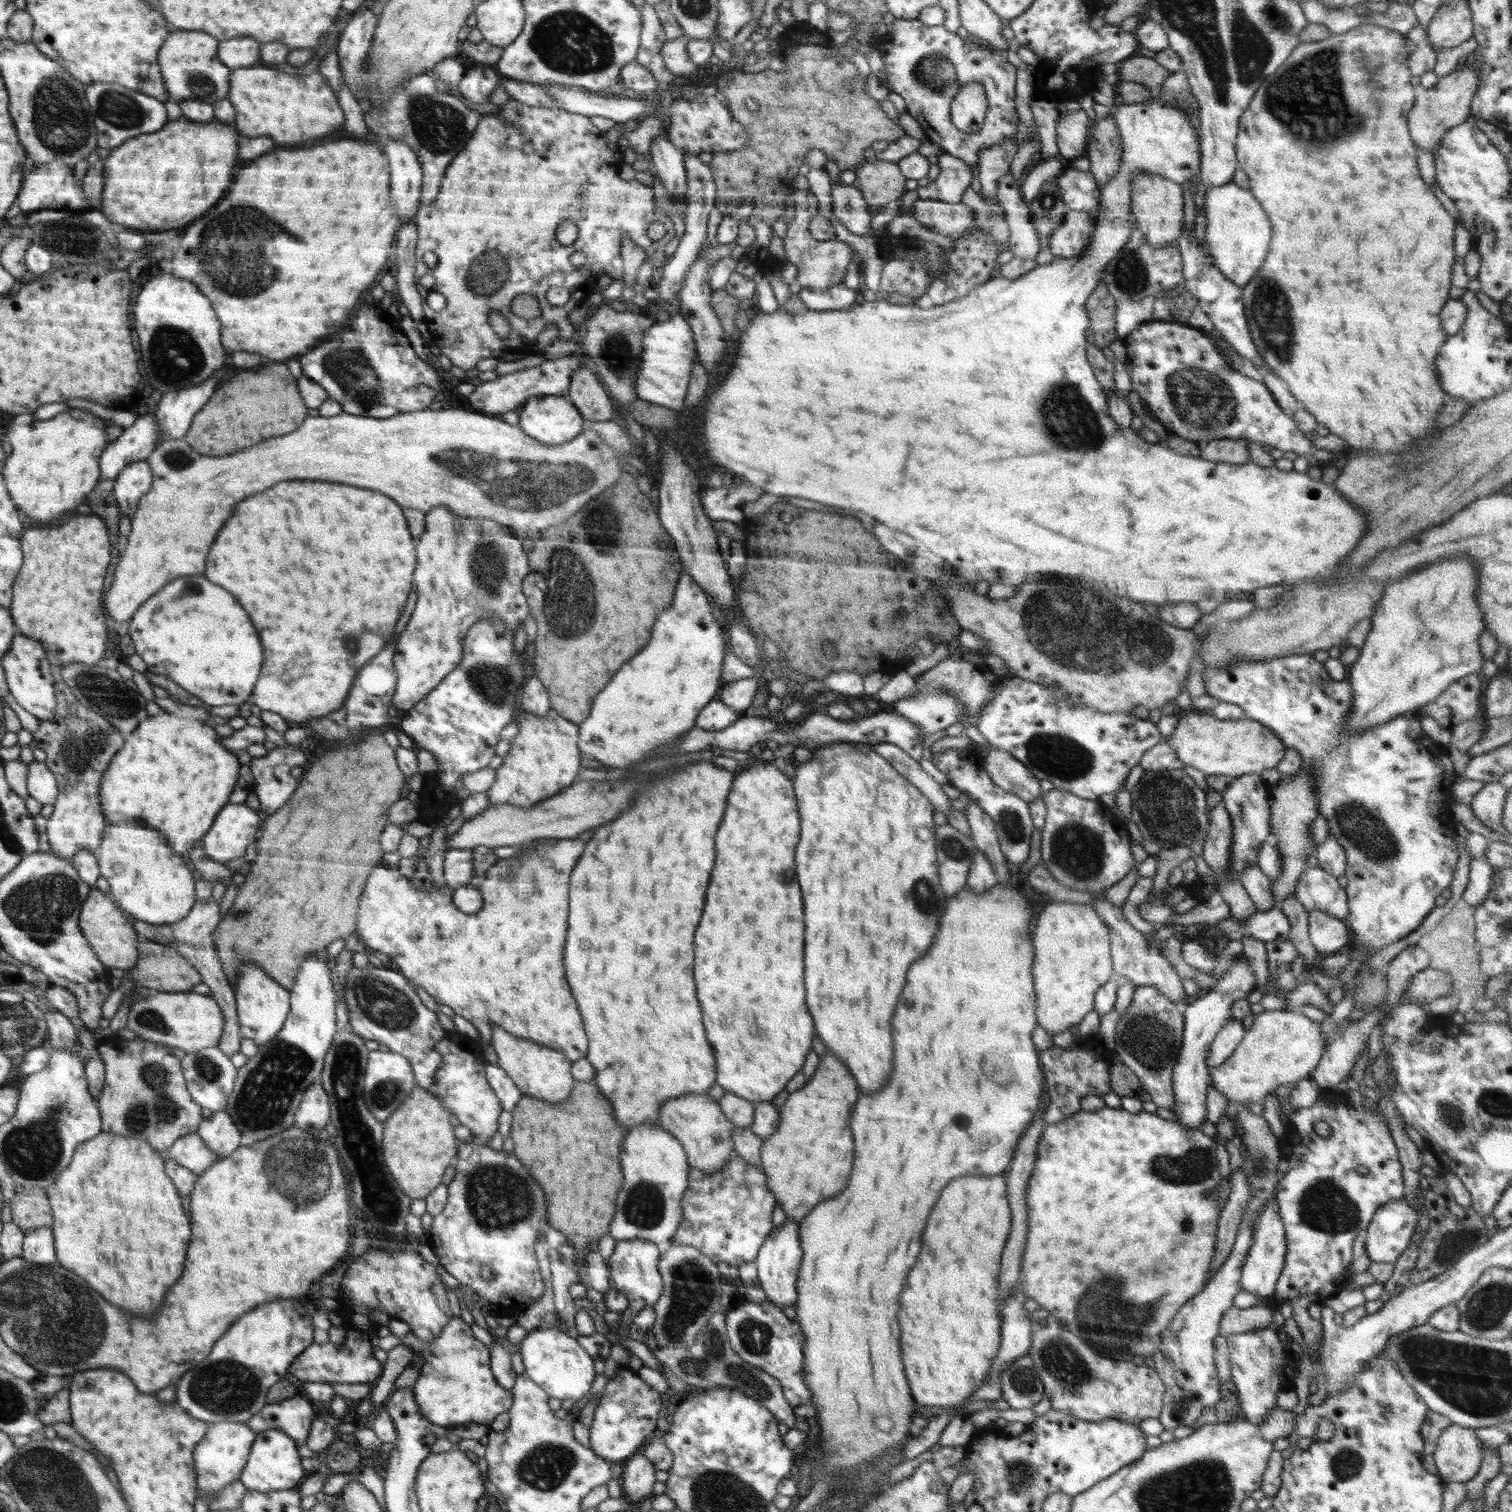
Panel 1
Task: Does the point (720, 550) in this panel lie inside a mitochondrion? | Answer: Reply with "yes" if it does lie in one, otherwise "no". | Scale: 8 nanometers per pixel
no

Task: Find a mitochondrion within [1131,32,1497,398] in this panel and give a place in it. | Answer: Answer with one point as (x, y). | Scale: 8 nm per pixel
(1308, 99)

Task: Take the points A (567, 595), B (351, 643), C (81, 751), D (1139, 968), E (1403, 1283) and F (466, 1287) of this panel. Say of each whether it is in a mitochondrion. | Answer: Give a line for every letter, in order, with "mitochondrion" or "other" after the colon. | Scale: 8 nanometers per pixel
A: mitochondrion
B: mitochondrion
C: mitochondrion
D: other
E: other
F: other

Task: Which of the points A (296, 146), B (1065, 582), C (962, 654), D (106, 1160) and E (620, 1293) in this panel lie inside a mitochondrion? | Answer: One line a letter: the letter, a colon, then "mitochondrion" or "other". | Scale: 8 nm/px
A: other
B: mitochondrion
C: other
D: other
E: other

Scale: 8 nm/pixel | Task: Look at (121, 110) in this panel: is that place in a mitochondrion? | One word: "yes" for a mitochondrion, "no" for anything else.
yes

